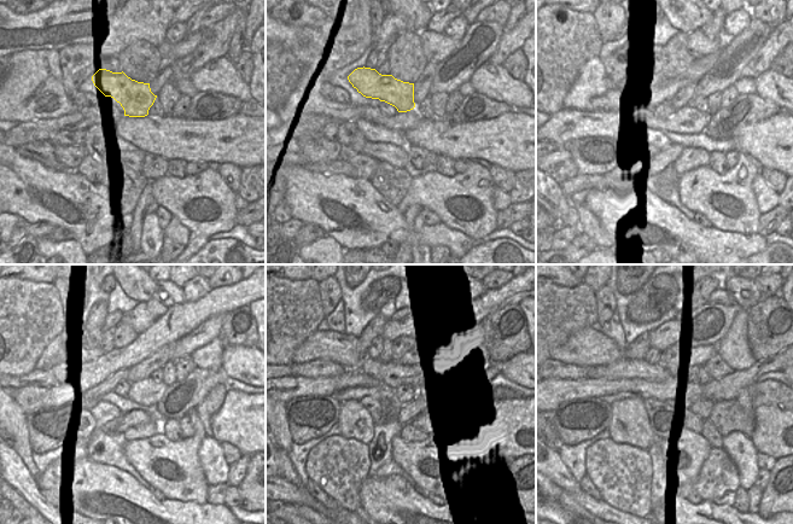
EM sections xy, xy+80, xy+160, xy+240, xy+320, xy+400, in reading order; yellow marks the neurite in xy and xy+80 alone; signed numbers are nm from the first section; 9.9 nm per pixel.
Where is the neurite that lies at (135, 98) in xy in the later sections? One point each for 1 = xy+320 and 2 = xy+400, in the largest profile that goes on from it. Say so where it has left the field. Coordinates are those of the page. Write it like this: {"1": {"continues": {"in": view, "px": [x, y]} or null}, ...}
{"1": {"continues": {"in": "xy+320", "px": [344, 349]}}, "2": {"continues": {"in": "xy+400", "px": [587, 348]}}}

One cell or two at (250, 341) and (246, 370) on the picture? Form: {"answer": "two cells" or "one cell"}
{"answer": "two cells"}

